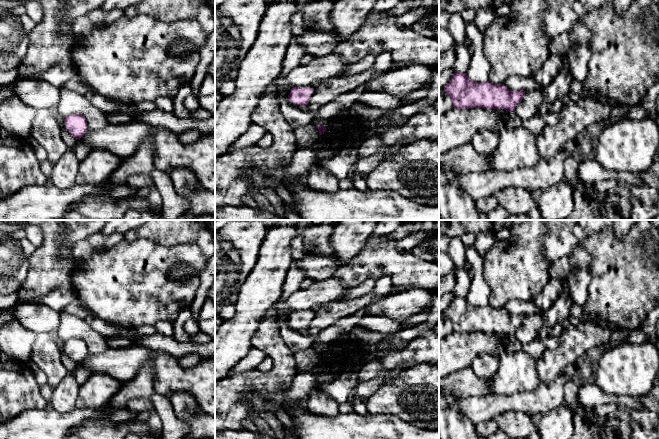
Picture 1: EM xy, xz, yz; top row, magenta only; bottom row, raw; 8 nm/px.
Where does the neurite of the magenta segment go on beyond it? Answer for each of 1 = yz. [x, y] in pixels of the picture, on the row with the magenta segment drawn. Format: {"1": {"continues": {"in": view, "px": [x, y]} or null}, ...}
{"1": {"continues": null}}

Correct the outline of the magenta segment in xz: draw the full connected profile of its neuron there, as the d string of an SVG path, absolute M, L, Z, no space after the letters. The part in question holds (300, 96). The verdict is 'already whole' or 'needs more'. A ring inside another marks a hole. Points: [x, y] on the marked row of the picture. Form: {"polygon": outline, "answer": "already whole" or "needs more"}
{"polygon": "M311 85L291 88L288 95L289 103L300 110L306 111L305 107L314 94L314 90Z", "answer": "needs more"}

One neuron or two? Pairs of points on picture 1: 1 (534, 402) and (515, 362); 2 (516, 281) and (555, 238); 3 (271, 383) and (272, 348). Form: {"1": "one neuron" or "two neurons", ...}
{"1": "two neurons", "2": "two neurons", "3": "one neuron"}

